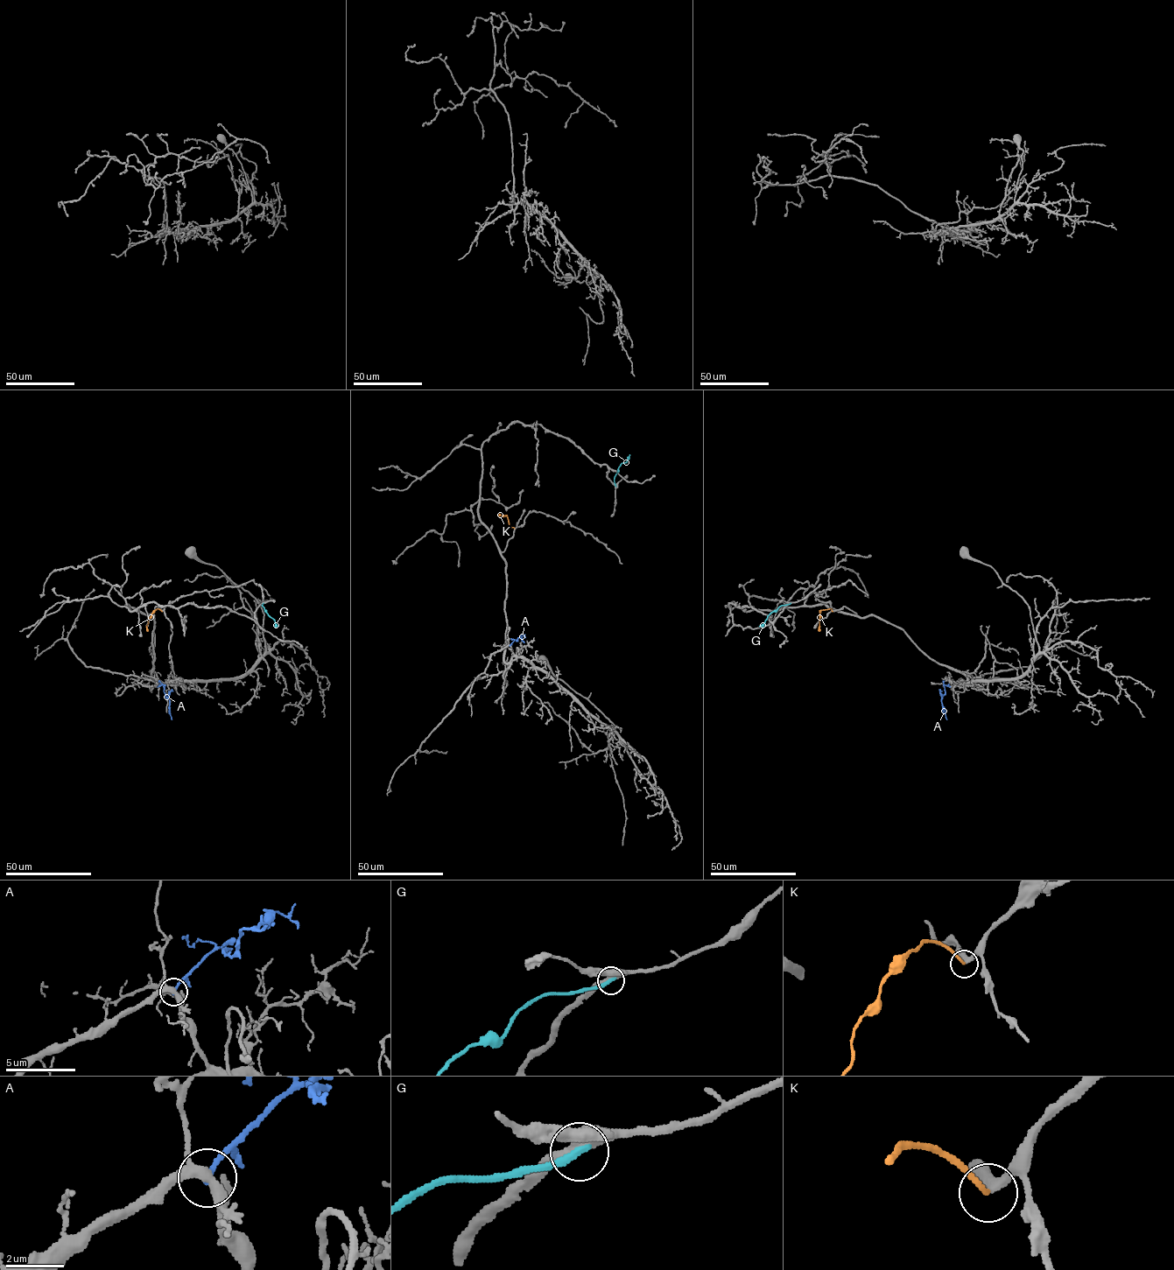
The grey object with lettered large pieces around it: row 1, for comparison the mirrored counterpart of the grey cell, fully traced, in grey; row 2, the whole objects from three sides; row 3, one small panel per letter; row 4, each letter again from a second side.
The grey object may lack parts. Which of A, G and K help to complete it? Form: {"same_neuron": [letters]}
{"same_neuron": ["K"]}

